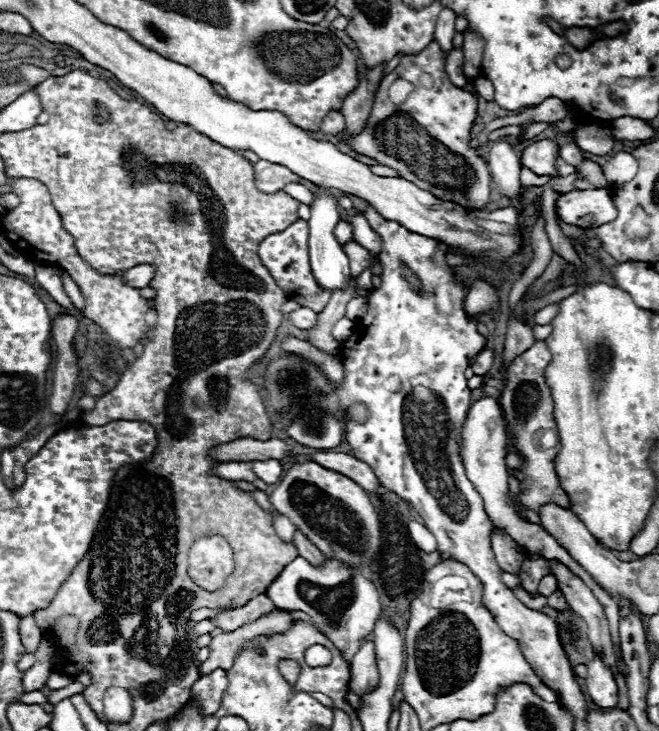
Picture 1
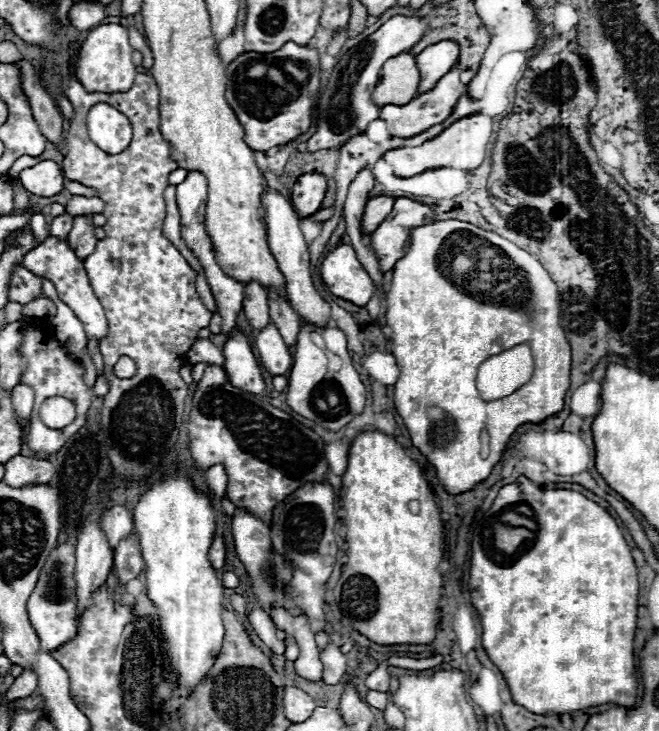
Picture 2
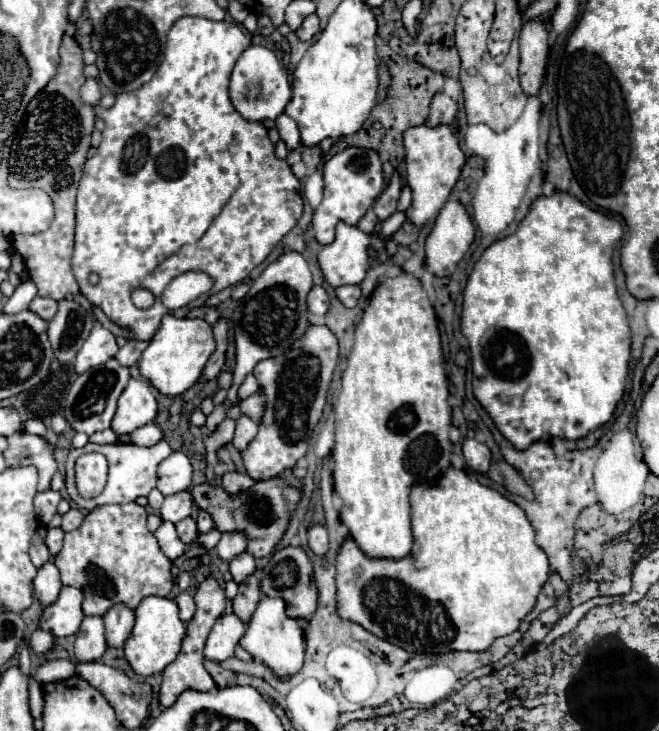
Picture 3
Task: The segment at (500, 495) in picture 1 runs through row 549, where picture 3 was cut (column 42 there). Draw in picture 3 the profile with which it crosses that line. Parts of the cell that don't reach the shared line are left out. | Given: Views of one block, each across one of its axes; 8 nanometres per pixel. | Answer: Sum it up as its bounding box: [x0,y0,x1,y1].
[30,526,50,568]

